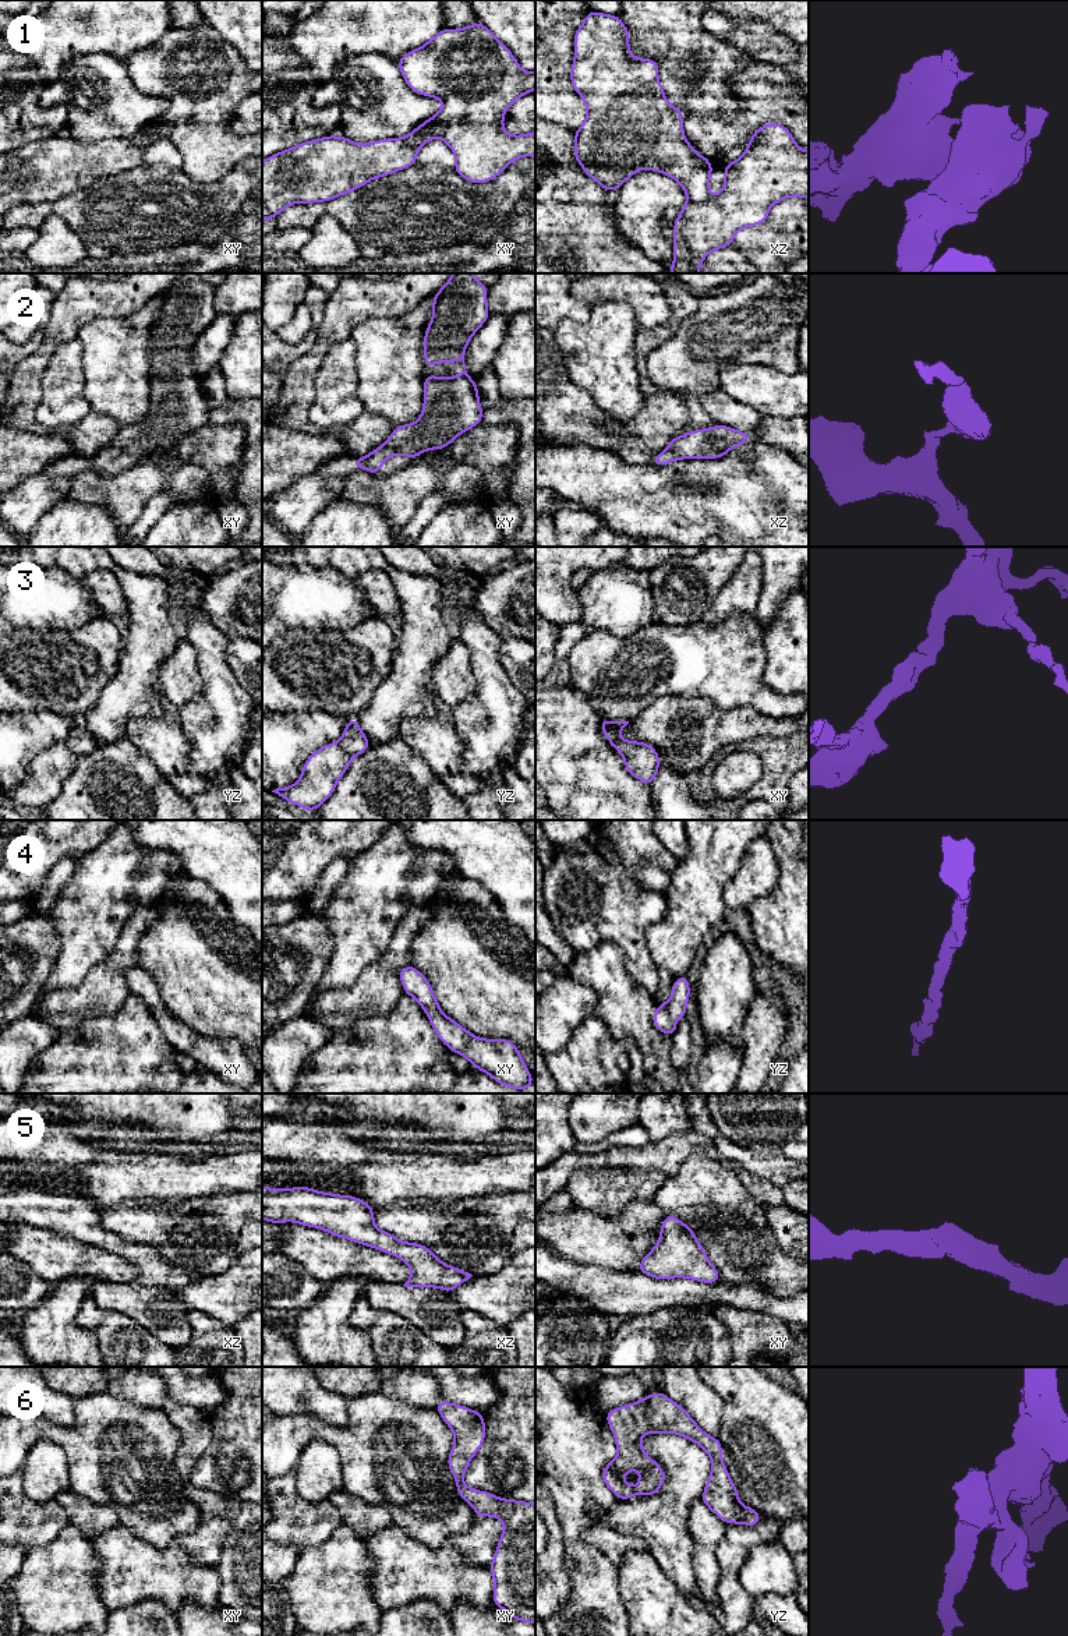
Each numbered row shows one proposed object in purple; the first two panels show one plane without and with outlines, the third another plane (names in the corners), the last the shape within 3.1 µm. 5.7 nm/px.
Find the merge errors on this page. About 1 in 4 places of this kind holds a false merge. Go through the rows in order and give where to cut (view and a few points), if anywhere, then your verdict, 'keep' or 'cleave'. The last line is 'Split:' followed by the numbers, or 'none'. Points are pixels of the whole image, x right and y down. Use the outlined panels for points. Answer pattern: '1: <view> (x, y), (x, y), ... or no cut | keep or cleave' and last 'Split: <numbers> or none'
1: xz (710, 198), (706, 201), (689, 201) | cleave
2: no cut | keep
3: no cut | keep
4: no cut | keep
5: no cut | keep
6: no cut | keep
Split: 1

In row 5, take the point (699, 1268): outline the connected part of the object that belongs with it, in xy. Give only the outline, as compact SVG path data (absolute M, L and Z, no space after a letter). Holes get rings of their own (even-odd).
M669 1213L661 1223L661 1236L654 1250L643 1257L636 1269L655 1279L687 1278L717 1283L719 1275L692 1227Z

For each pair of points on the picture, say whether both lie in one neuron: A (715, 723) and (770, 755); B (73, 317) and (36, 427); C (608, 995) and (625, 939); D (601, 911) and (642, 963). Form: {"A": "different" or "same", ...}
{"A": "different", "B": "same", "C": "different", "D": "same"}

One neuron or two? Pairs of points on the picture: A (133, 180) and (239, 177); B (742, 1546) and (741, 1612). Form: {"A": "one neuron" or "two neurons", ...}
{"A": "one neuron", "B": "one neuron"}

